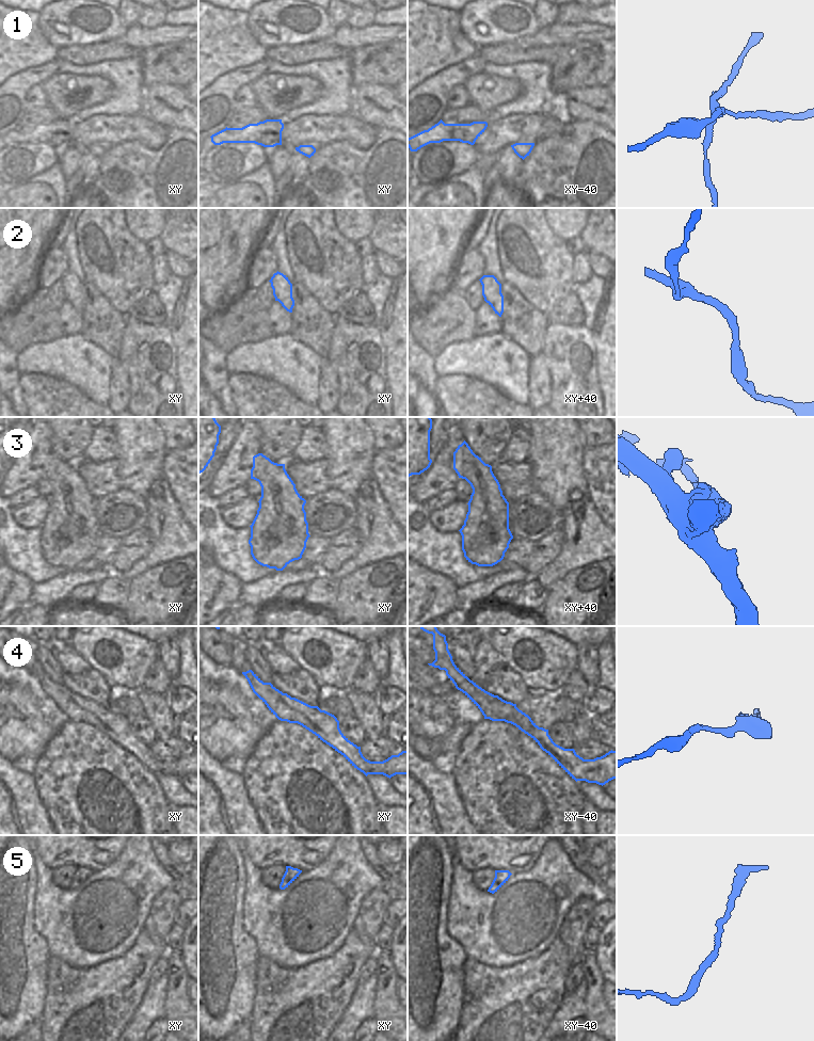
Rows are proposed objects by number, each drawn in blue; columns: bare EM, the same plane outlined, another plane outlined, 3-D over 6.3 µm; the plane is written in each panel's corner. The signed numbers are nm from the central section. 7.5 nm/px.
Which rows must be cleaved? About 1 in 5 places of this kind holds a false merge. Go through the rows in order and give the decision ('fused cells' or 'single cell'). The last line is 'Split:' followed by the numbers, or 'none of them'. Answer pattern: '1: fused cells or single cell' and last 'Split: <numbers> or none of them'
1: fused cells
2: single cell
3: fused cells
4: single cell
5: single cell
Split: 1, 3

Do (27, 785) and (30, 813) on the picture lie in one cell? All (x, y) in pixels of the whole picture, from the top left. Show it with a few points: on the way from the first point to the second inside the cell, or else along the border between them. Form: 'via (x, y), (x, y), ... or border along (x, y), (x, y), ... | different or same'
via (27, 791), (27, 806) | same

